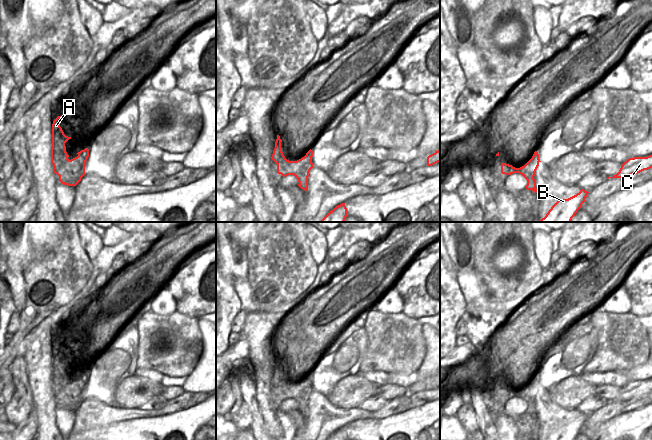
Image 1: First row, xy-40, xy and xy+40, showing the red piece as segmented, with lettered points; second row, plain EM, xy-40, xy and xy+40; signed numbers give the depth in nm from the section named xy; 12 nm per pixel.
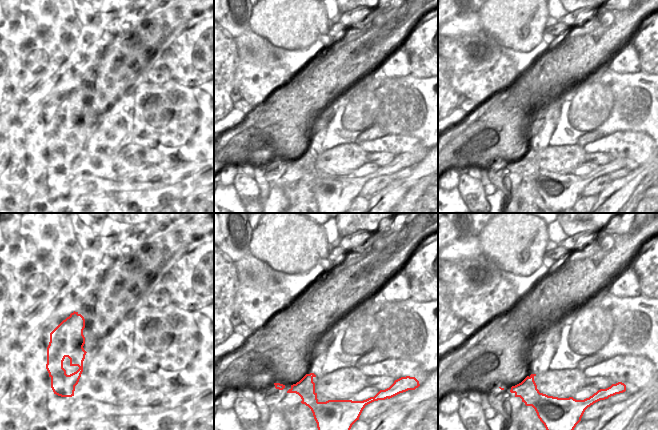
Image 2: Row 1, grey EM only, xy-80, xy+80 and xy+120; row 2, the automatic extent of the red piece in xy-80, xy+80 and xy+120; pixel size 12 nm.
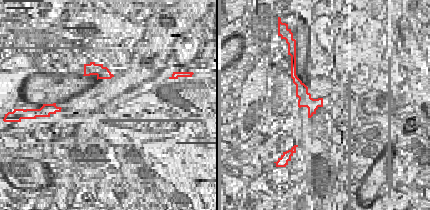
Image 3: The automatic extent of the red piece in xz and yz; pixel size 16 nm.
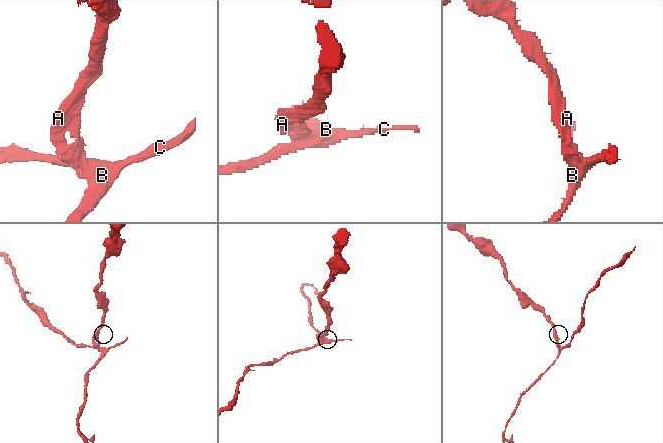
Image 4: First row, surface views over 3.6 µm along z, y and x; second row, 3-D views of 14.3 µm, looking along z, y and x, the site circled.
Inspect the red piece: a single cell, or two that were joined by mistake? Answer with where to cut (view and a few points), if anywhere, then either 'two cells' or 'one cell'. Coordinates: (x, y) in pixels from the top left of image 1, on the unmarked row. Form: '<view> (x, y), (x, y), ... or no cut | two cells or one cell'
xy+40 (532, 396), (524, 397), (528, 401), (528, 409), (526, 411) | two cells

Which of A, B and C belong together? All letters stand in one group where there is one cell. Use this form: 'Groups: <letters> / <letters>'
Groups: A / B C.

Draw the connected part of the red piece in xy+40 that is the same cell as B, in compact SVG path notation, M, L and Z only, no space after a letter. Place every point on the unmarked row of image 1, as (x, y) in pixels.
M581 413L579 417L568 422L558 424L548 435L546 440L575 440L588 419L588 415Z

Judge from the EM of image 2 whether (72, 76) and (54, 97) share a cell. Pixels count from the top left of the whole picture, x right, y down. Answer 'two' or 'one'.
one

